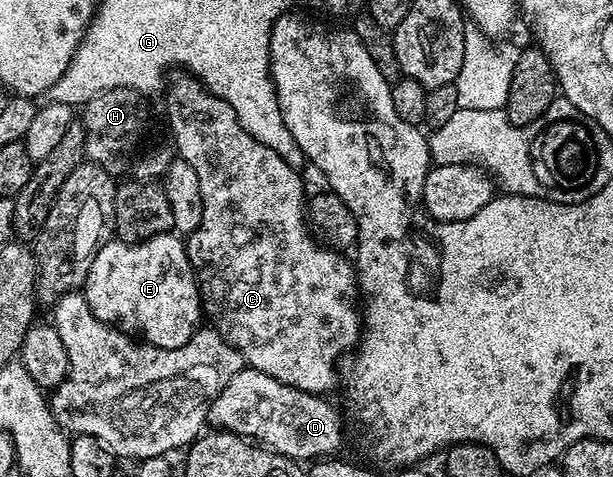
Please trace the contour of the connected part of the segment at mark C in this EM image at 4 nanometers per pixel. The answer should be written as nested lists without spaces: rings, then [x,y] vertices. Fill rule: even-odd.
[[[192,75],[177,76],[181,77],[175,78],[174,81],[172,78],[164,90],[164,92],[166,91],[165,113],[169,116],[169,129],[173,132],[173,141],[177,144],[178,151],[181,152],[178,153],[180,160],[191,163],[191,167],[195,167],[195,176],[199,178],[199,195],[203,207],[203,219],[196,231],[188,234],[185,250],[196,272],[202,298],[206,302],[213,301],[214,307],[217,308],[215,328],[227,344],[239,351],[239,355],[245,360],[248,368],[265,372],[267,375],[279,379],[279,383],[289,384],[299,391],[318,395],[328,394],[328,389],[337,381],[337,360],[345,352],[348,354],[363,336],[363,313],[359,308],[359,274],[354,262],[350,258],[349,262],[341,254],[344,252],[322,243],[311,232],[310,226],[307,224],[305,185],[301,182],[300,175],[296,173],[298,170],[286,163],[278,153],[271,151],[271,147],[267,147],[263,143],[259,143],[259,139],[247,135],[247,131],[241,126],[235,111],[231,111],[228,103],[216,97],[210,89],[206,89],[196,77]]]

